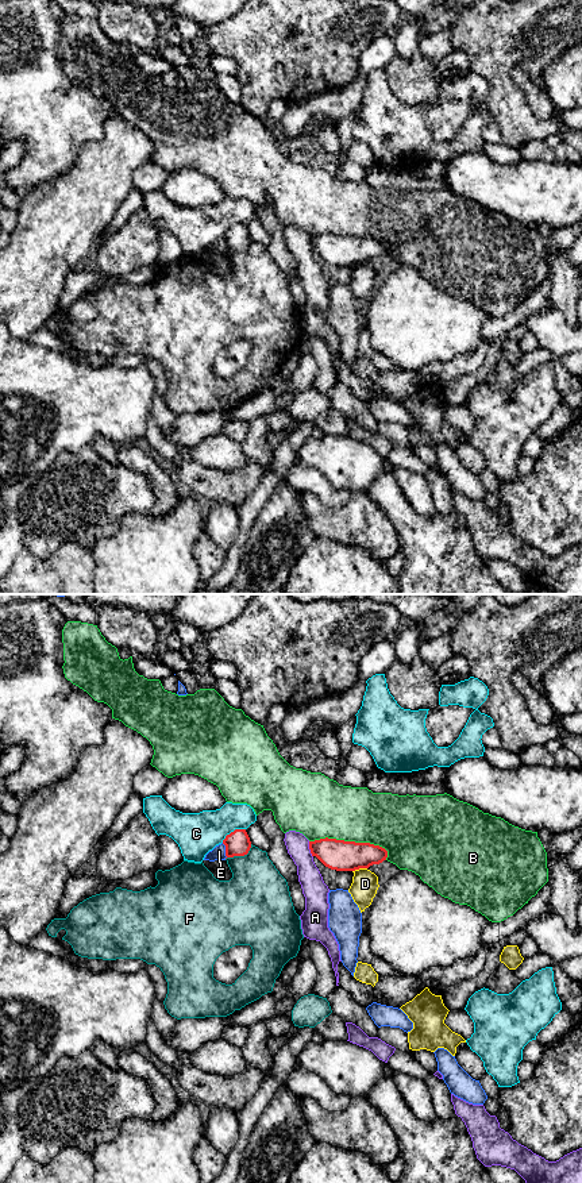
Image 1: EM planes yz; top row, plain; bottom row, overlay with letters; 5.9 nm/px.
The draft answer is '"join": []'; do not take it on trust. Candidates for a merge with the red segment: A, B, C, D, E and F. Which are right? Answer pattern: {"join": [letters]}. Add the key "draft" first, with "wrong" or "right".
{"draft": "right", "join": []}

